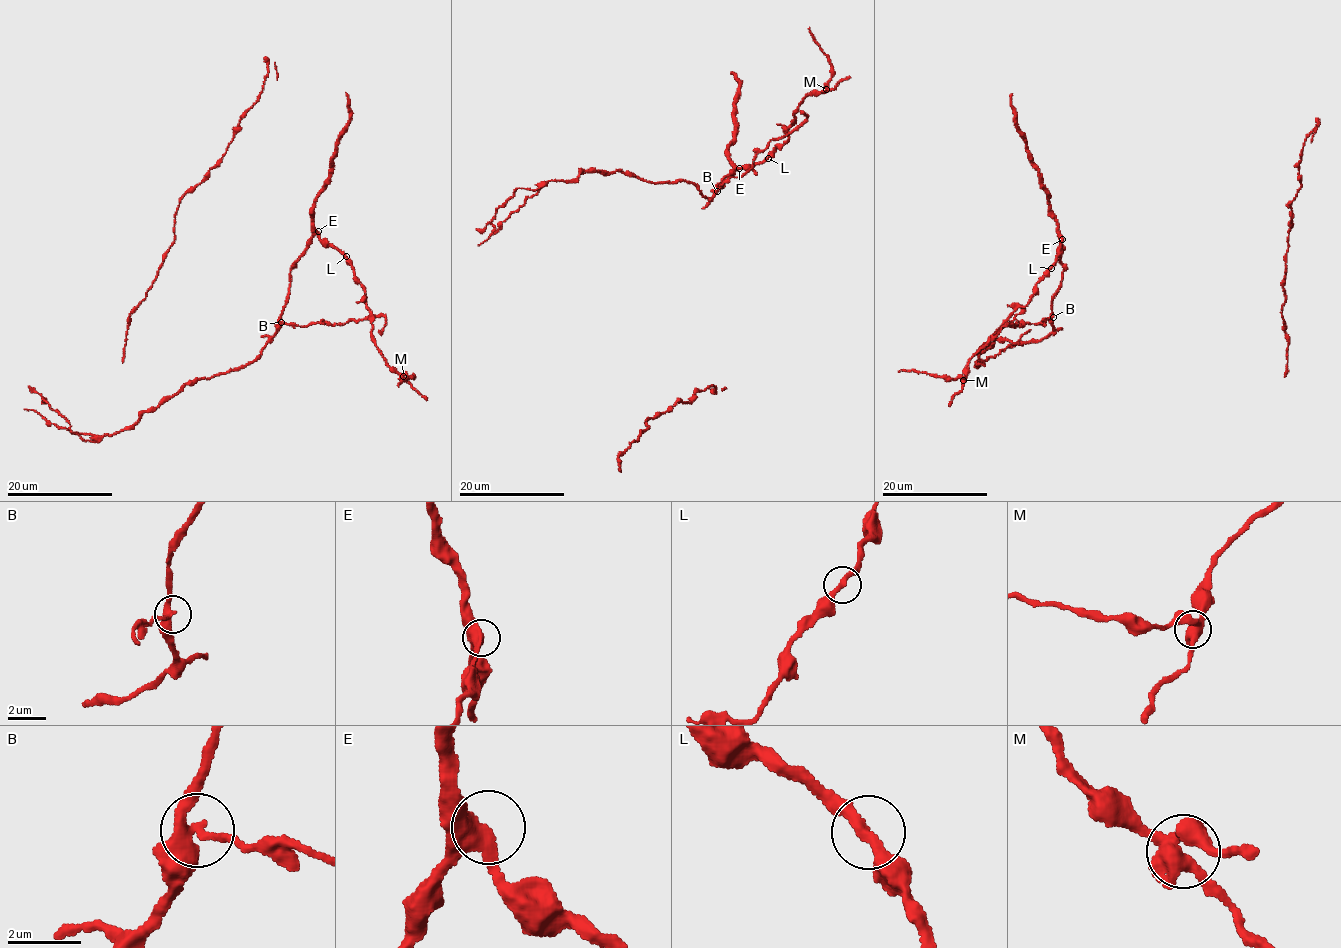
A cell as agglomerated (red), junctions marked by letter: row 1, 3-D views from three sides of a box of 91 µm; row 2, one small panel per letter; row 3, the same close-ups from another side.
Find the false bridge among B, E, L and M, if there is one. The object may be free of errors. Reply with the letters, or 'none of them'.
B

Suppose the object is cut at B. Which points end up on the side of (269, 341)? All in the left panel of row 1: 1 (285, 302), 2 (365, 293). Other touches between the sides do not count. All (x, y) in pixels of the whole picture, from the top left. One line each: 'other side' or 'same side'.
1: same side
2: same side

